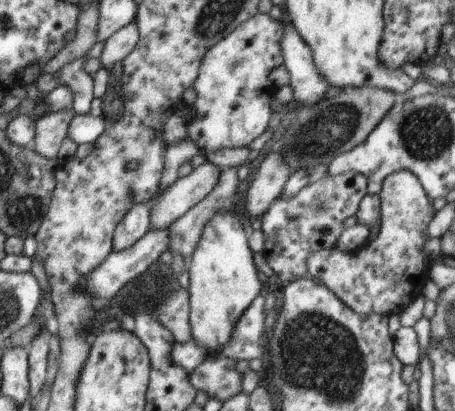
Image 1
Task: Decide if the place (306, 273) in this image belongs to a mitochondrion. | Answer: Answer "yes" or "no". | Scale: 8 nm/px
no

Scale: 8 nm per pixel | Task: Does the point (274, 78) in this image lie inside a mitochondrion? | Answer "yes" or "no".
no

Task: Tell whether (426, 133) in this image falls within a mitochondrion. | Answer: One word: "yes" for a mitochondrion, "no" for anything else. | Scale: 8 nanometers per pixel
yes

